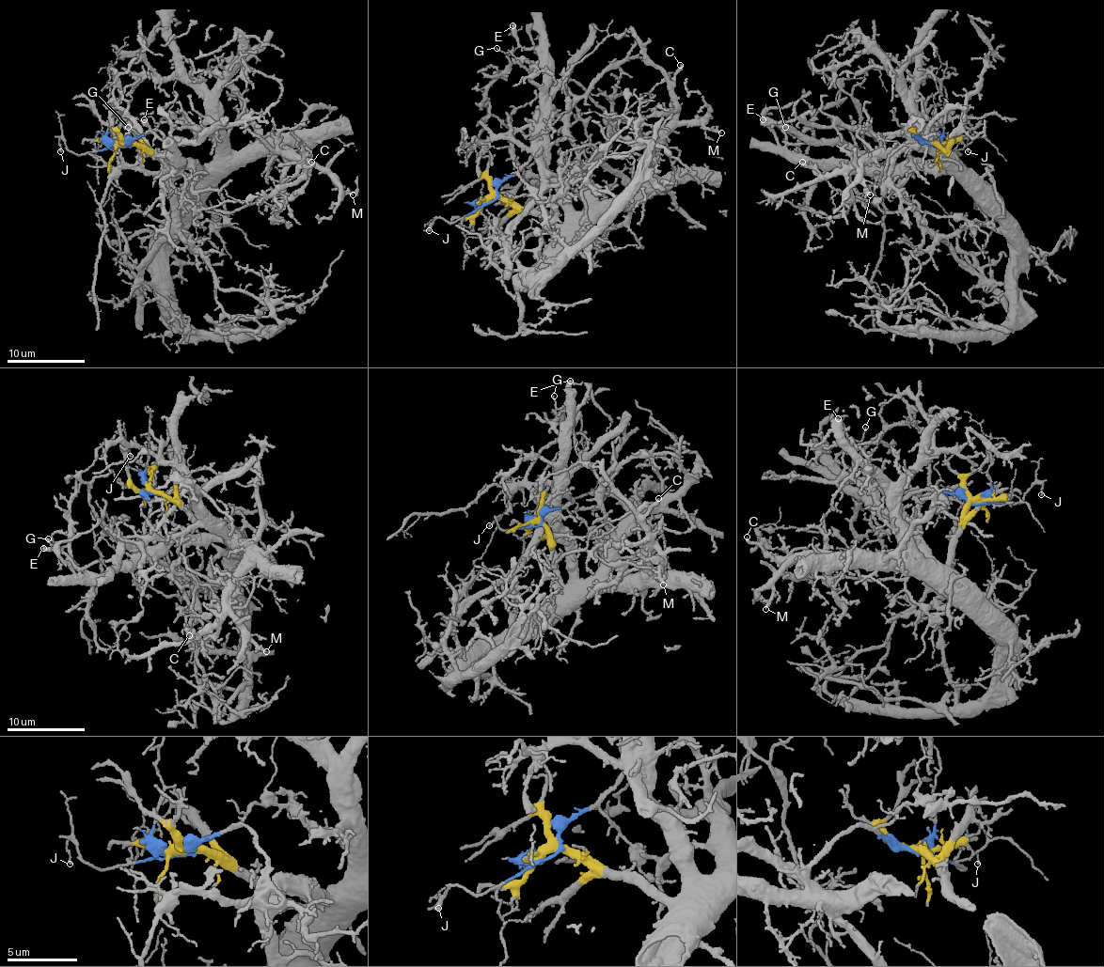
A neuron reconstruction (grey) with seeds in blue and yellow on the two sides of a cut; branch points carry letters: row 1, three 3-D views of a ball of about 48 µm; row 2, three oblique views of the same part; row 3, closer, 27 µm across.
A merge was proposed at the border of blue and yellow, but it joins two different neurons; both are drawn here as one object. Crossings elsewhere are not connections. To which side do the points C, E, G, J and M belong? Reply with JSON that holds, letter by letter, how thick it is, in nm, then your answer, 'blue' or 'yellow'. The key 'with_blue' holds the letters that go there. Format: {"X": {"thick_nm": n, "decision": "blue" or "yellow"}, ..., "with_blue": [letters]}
{"C": {"thick_nm": 280, "decision": "yellow"}, "E": {"thick_nm": 360, "decision": "blue"}, "G": {"thick_nm": 110, "decision": "blue"}, "J": {"thick_nm": 150, "decision": "blue"}, "M": {"thick_nm": 240, "decision": "yellow"}, "with_blue": ["E", "G", "J"]}

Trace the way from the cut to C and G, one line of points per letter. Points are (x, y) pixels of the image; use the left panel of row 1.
C: (123, 144), (141, 144), (190, 174), (229, 174), (273, 148), (286, 150), (306, 169), (304, 176), (311, 162)
G: (126, 144), (157, 131), (168, 154), (182, 142), (173, 144), (157, 138), (149, 131), (137, 134), (128, 127)

